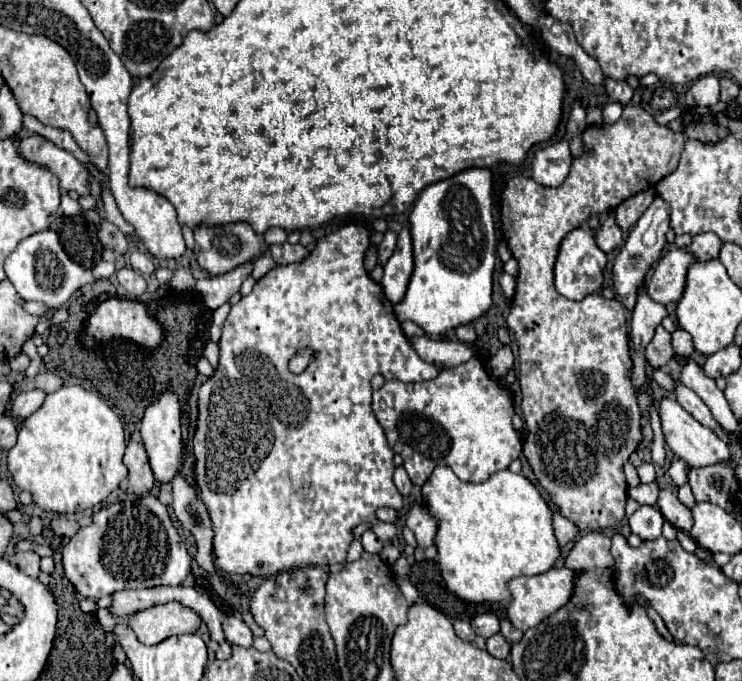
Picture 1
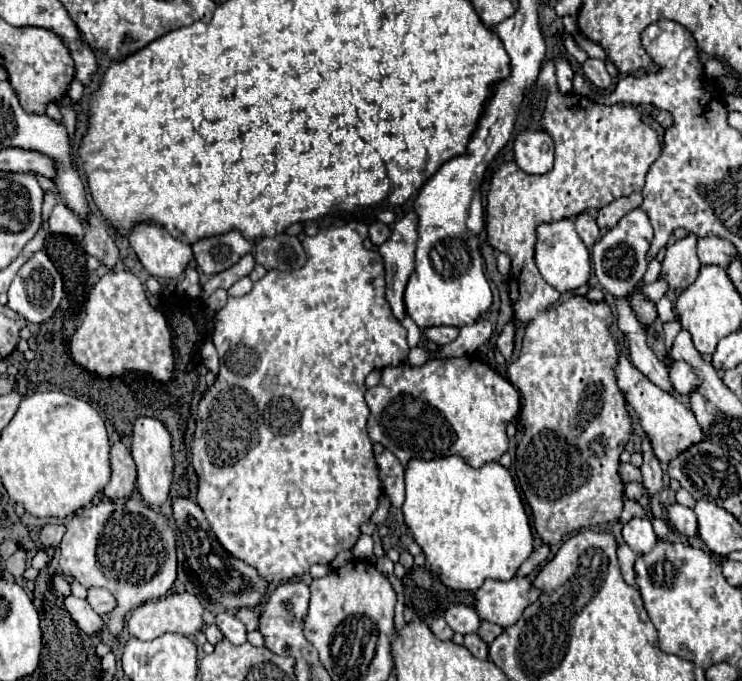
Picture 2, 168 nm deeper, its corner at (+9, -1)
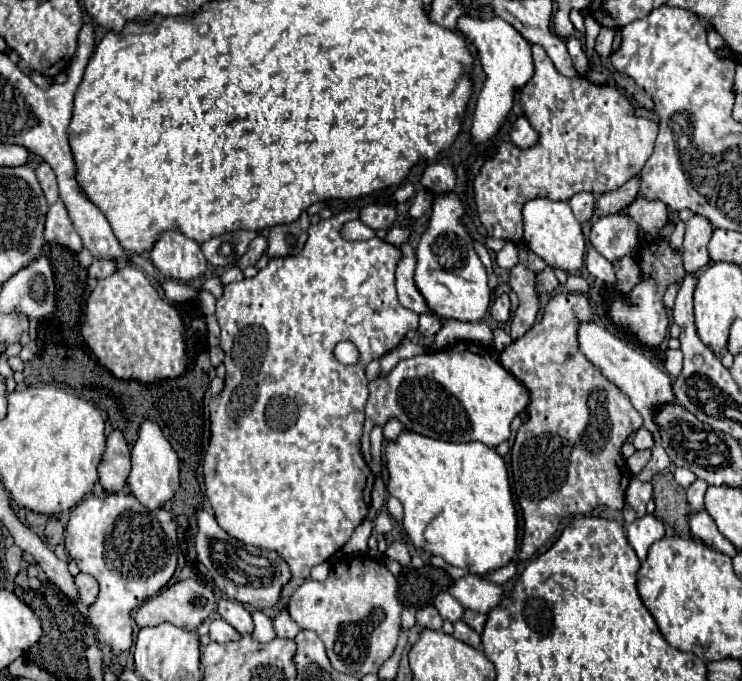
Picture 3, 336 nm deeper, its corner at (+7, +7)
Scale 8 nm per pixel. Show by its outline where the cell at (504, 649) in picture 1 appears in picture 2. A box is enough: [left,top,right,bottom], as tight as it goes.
[465,634,489,660]

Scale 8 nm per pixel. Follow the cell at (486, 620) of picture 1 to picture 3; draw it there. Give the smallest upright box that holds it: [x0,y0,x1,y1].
[433,592,463,622]

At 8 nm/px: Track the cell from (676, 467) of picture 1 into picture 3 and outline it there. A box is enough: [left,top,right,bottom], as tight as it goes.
[675,468,697,488]

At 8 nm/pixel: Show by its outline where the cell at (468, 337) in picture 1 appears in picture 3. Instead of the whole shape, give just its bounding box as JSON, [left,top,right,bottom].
[419,314,441,336]

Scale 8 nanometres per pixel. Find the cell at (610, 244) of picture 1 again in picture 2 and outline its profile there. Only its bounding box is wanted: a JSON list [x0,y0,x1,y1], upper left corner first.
[575,214,601,248]

